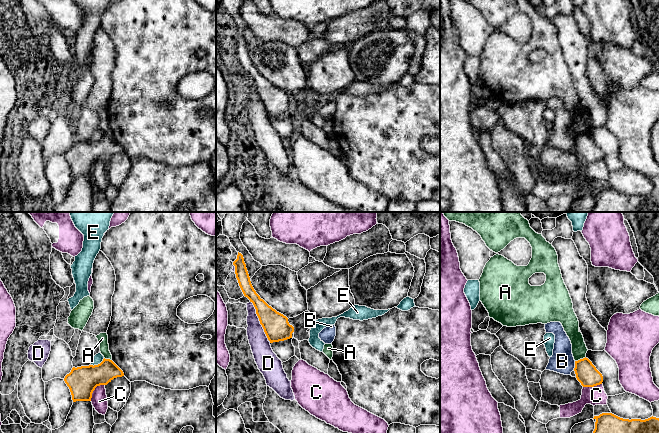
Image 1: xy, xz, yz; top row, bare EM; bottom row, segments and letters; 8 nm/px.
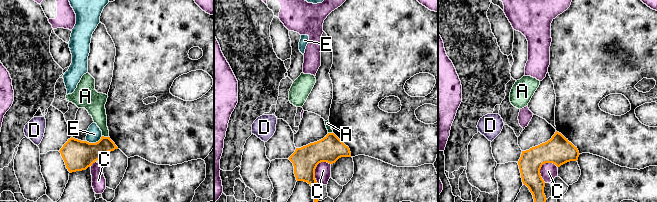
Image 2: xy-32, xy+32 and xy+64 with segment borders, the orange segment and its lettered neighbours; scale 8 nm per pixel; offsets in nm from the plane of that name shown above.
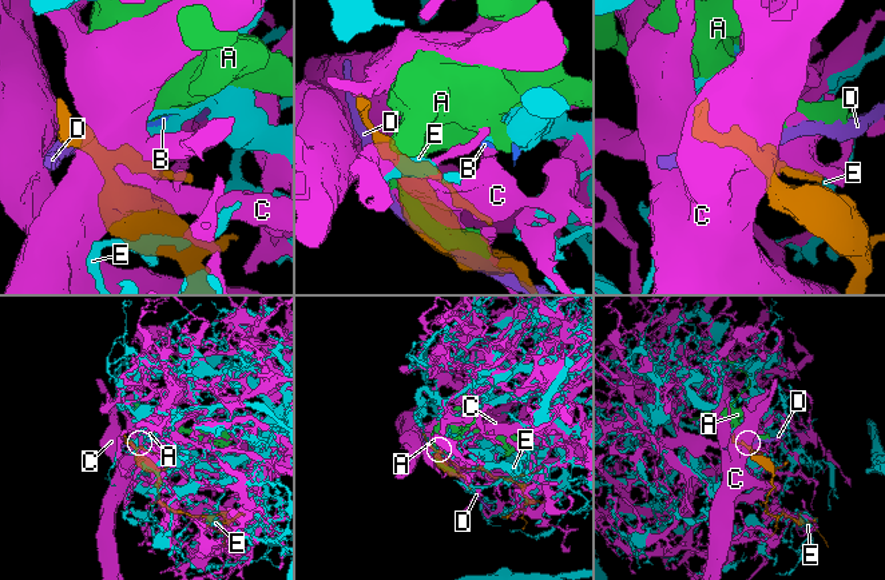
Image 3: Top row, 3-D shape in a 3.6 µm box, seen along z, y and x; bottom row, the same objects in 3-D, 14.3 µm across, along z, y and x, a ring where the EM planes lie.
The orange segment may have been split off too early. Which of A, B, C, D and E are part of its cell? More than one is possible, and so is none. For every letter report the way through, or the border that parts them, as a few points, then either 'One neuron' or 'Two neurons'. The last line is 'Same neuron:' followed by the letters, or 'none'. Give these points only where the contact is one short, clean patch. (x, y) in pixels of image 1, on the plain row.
A: Boundary: yz (585, 132), (575, 137). Two neurons
B: Boundary: yz (575, 137), (573, 146). Two neurons
C: Two neurons
D: Two neurons
E: Two neurons
Same neuron: none

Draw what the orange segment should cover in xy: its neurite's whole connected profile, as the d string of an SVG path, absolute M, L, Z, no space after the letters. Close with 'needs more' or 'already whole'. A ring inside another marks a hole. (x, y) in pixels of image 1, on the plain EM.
M103 135L98 141L73 143L64 154L70 165L73 178L91 177L97 162L107 161L114 154L124 152L123 147L110 135Z; already whole

